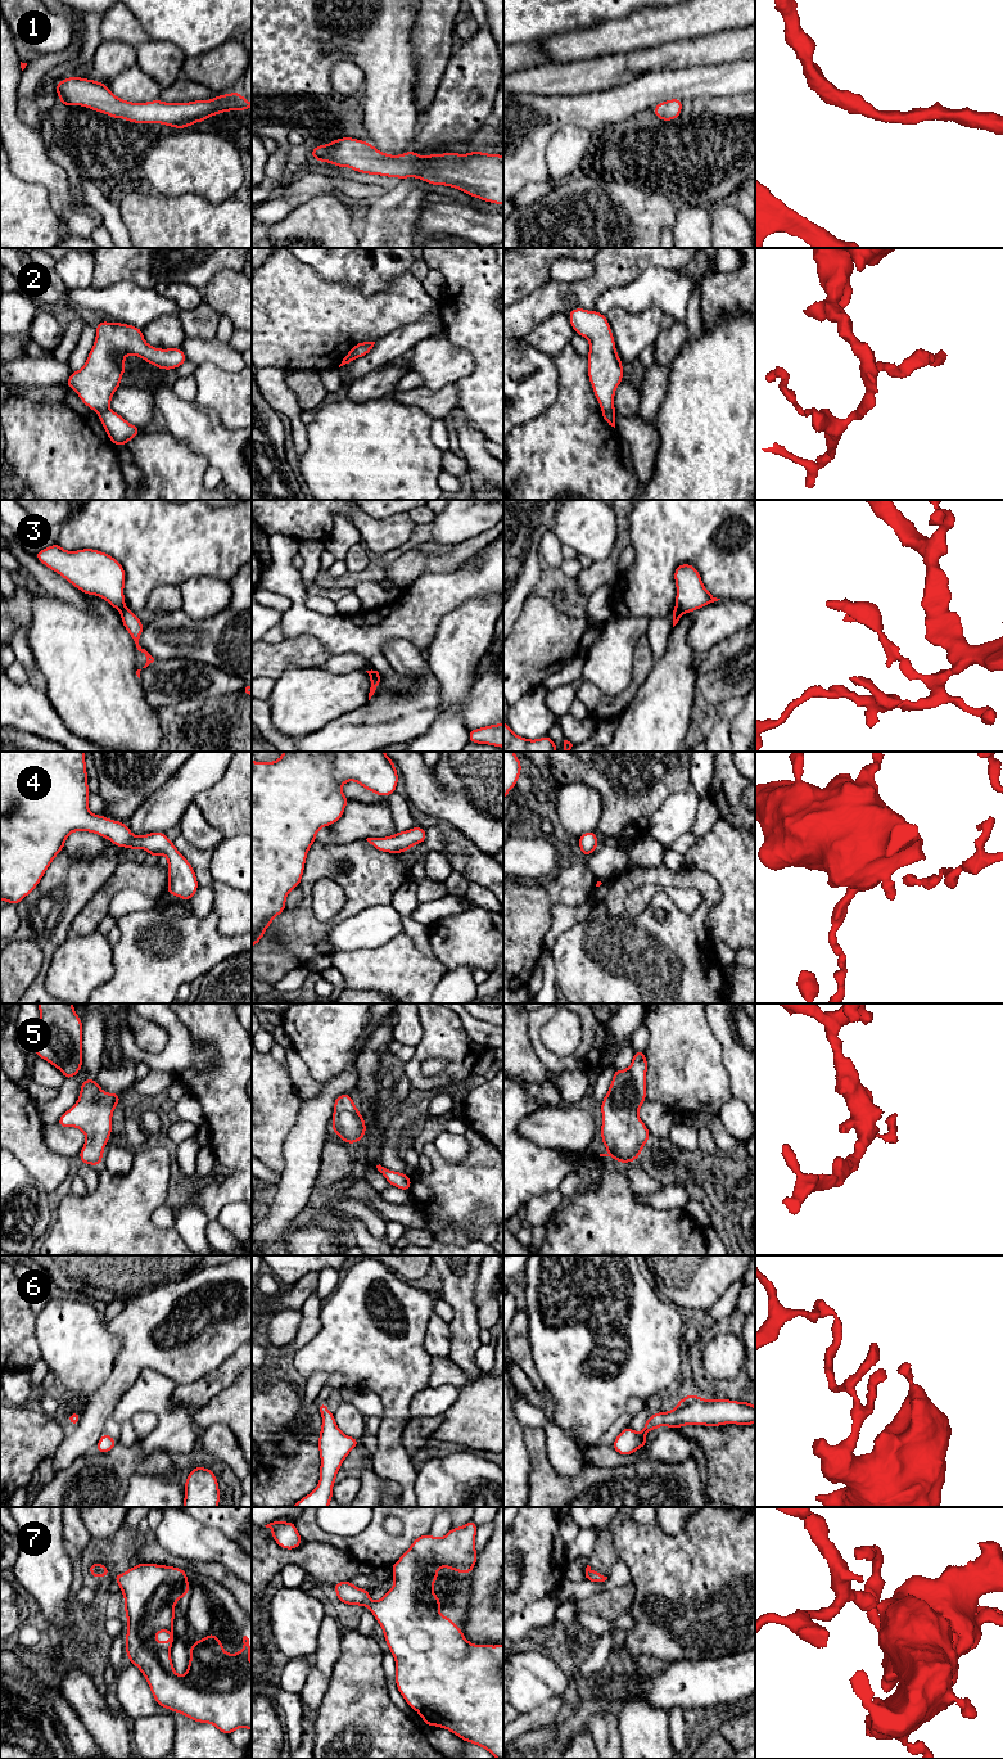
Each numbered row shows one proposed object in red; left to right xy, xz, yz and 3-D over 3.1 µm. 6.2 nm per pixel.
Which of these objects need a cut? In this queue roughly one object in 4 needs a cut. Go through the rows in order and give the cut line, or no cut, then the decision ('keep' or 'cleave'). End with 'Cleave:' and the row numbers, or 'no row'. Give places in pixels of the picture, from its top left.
1: cut none; keep
2: cut yz (602, 411), (614, 414); cleave
3: cut yz (676, 608), (682, 613); cleave
4: cut none; keep
5: cut none; keep
6: cut none; keep
7: cut none; keep
Cleave: 2, 3

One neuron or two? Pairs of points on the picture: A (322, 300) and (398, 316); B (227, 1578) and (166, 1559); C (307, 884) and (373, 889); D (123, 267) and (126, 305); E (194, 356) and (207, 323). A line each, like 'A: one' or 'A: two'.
A: one
B: one
C: one
D: two
E: two

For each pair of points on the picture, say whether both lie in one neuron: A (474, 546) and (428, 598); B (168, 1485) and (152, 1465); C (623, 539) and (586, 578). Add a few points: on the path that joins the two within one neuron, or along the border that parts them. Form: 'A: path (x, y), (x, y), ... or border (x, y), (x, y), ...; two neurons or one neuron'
A: border (457, 568), (450, 572), (421, 574); two neurons
B: border (132, 1474), (172, 1476); two neurons
C: path (618, 550), (597, 573); one neuron

